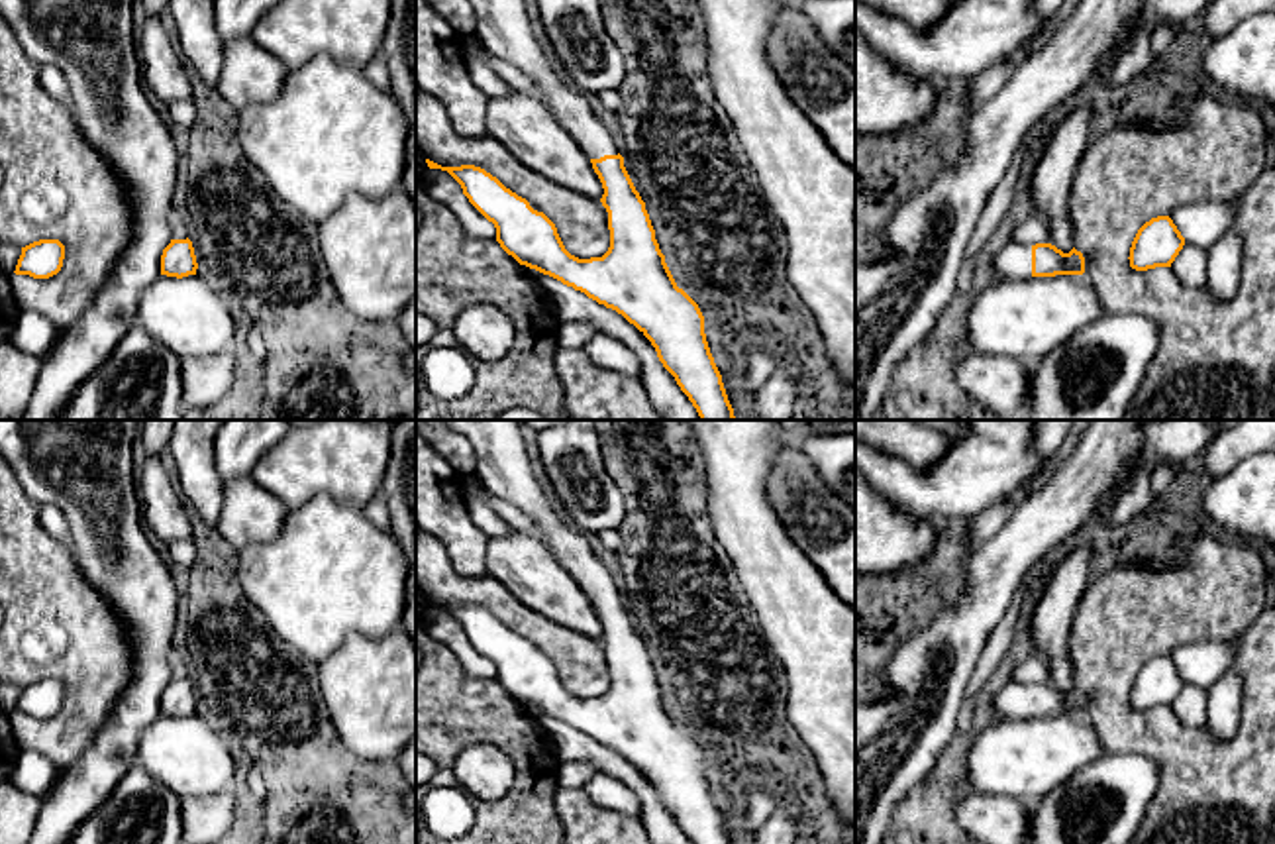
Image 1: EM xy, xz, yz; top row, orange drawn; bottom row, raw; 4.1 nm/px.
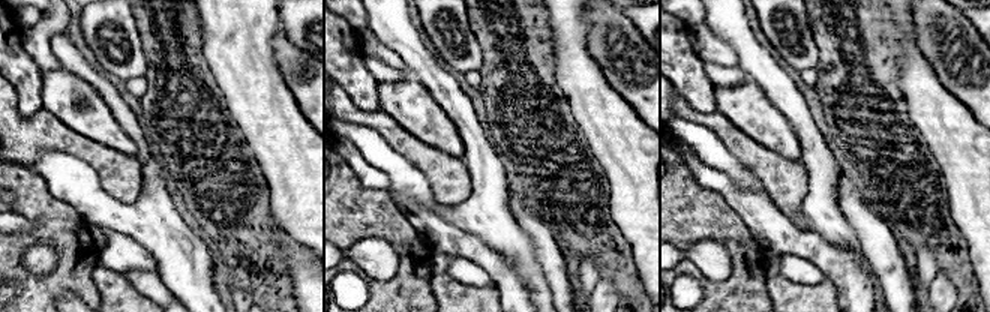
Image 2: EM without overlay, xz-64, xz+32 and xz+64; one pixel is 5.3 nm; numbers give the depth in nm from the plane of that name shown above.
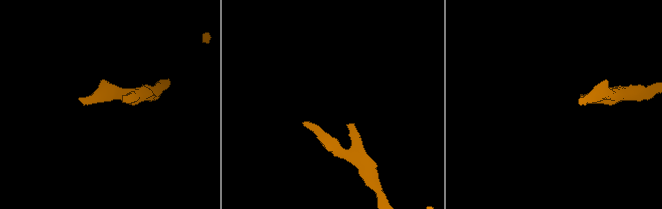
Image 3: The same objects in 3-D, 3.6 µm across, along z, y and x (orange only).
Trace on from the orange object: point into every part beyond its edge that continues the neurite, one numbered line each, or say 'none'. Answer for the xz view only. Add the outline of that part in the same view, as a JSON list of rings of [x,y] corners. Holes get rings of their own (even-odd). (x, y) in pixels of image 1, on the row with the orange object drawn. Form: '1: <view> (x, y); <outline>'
1: xz (503, 26); [[[469,0],[477,12],[475,37],[494,57],[512,61],[536,84],[537,96],[590,159],[618,155],[606,126],[594,116],[586,94],[563,80],[530,26],[524,0]]]

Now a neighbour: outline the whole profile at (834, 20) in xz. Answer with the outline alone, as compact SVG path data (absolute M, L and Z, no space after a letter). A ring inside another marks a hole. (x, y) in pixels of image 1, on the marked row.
M800 0L818 35L855 71L855 0Z

